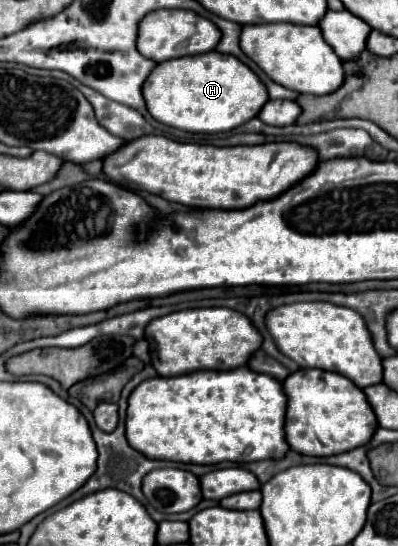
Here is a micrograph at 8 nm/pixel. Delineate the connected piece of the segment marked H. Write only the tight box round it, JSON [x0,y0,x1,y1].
[142,51,268,133]

